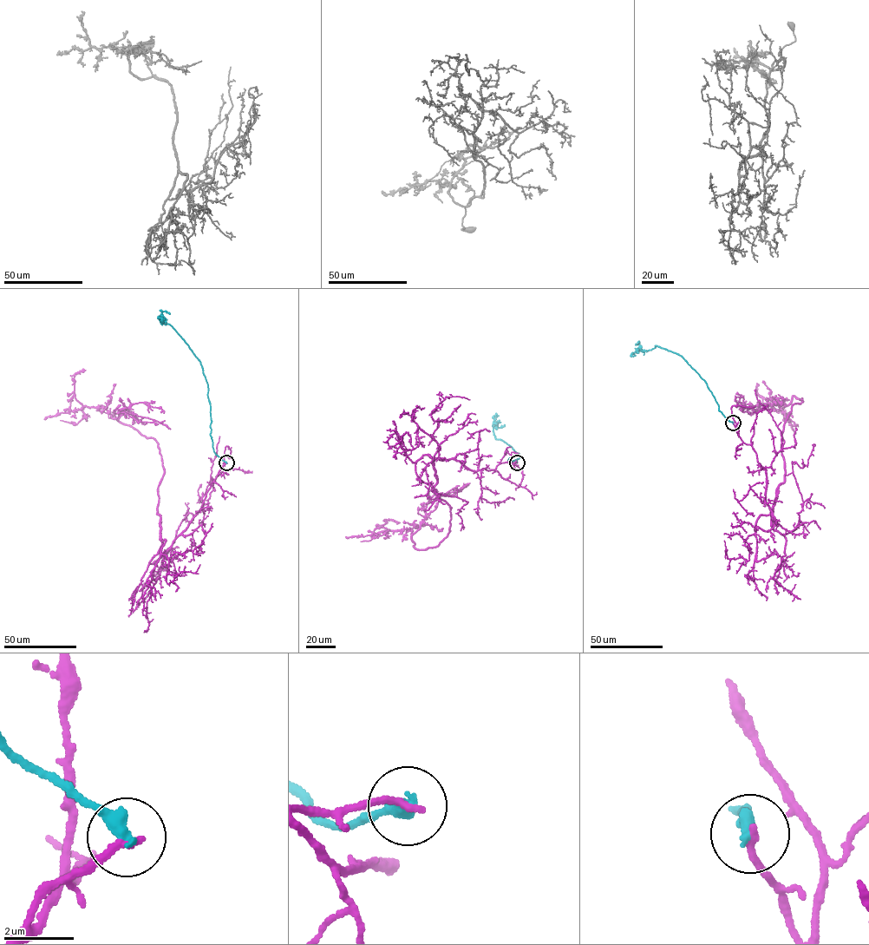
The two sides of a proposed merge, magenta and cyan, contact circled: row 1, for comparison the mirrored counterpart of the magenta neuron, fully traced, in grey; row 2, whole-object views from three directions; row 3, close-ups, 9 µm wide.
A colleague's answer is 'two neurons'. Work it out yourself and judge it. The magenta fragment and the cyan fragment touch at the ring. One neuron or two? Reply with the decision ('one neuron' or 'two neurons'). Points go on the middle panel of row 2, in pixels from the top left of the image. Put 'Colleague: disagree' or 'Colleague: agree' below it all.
two neurons
Colleague: agree

